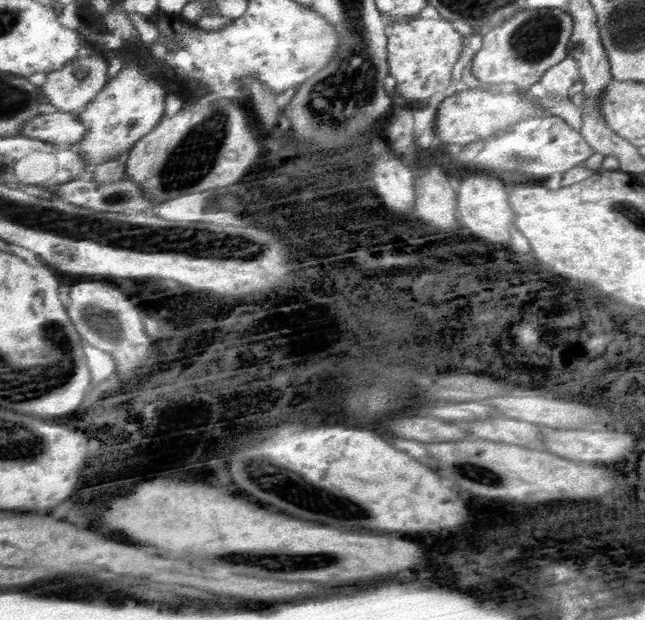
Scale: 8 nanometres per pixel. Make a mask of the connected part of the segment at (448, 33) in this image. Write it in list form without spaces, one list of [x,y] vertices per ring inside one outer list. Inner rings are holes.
[[[401,18],[387,27],[387,63],[389,74],[396,80],[399,101],[425,101],[442,92],[451,83],[451,72],[462,52],[463,36],[444,18]]]

